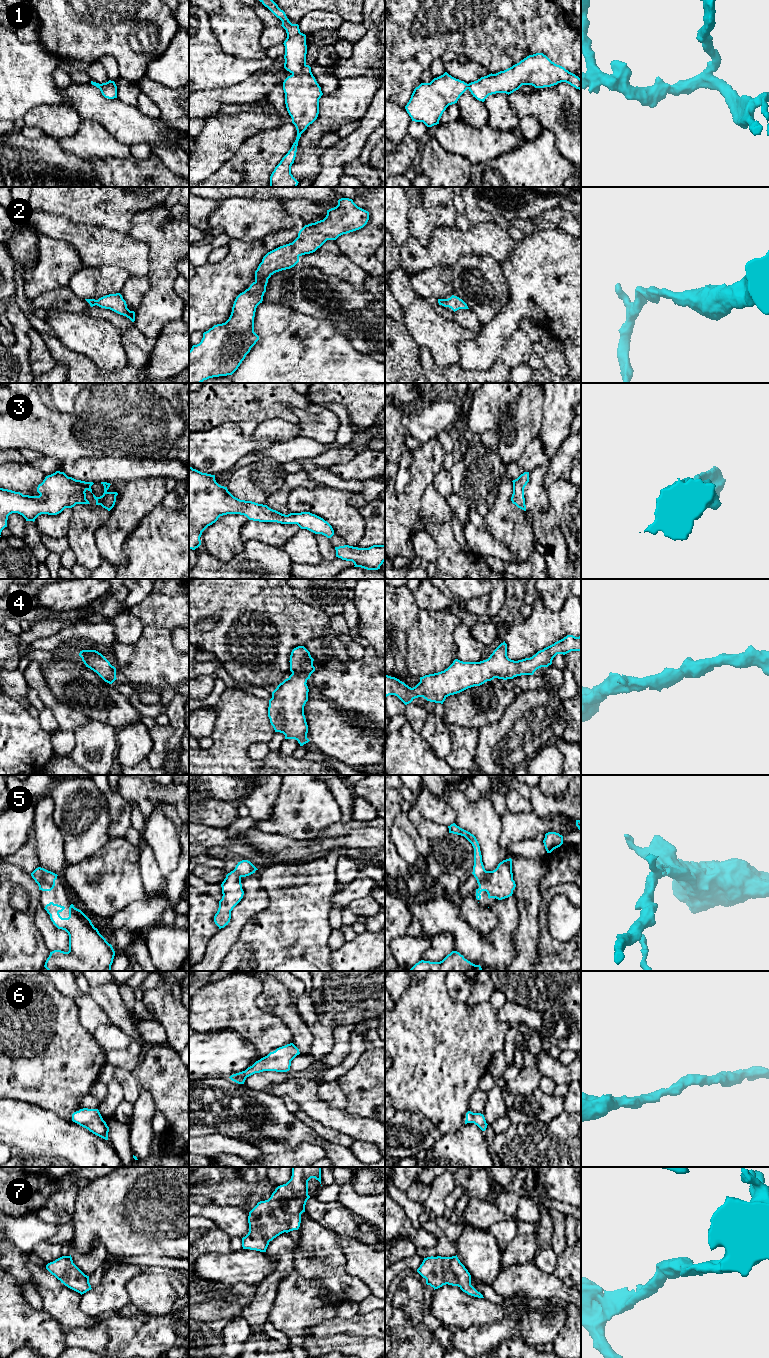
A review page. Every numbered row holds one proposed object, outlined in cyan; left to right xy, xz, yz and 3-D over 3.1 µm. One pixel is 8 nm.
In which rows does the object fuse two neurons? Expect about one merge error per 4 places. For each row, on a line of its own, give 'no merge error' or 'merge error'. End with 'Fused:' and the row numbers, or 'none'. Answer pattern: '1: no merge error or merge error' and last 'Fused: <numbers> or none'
1: no merge error
2: no merge error
3: no merge error
4: no merge error
5: no merge error
6: no merge error
7: no merge error
Fused: none

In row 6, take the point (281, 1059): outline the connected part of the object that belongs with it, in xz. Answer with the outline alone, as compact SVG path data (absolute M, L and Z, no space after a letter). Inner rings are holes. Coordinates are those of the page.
M293 1043L287 1044L256 1061L245 1071L233 1074L229 1078L238 1084L244 1084L246 1078L255 1073L263 1071L287 1072L290 1070L291 1061L299 1054L299 1049Z

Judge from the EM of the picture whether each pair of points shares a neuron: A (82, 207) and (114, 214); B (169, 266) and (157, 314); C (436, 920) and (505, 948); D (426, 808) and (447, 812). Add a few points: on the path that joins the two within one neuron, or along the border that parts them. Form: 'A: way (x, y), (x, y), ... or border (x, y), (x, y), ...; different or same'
A: way (90, 207), (100, 209), (106, 214); same
B: way (162, 278), (161, 302); same
C: way (453, 924), (480, 950), (488, 950); same
D: way (431, 808), (442, 811); same

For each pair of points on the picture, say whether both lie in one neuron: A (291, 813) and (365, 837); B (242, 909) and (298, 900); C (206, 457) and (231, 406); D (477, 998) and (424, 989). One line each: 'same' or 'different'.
A: different
B: different
C: different
D: different

